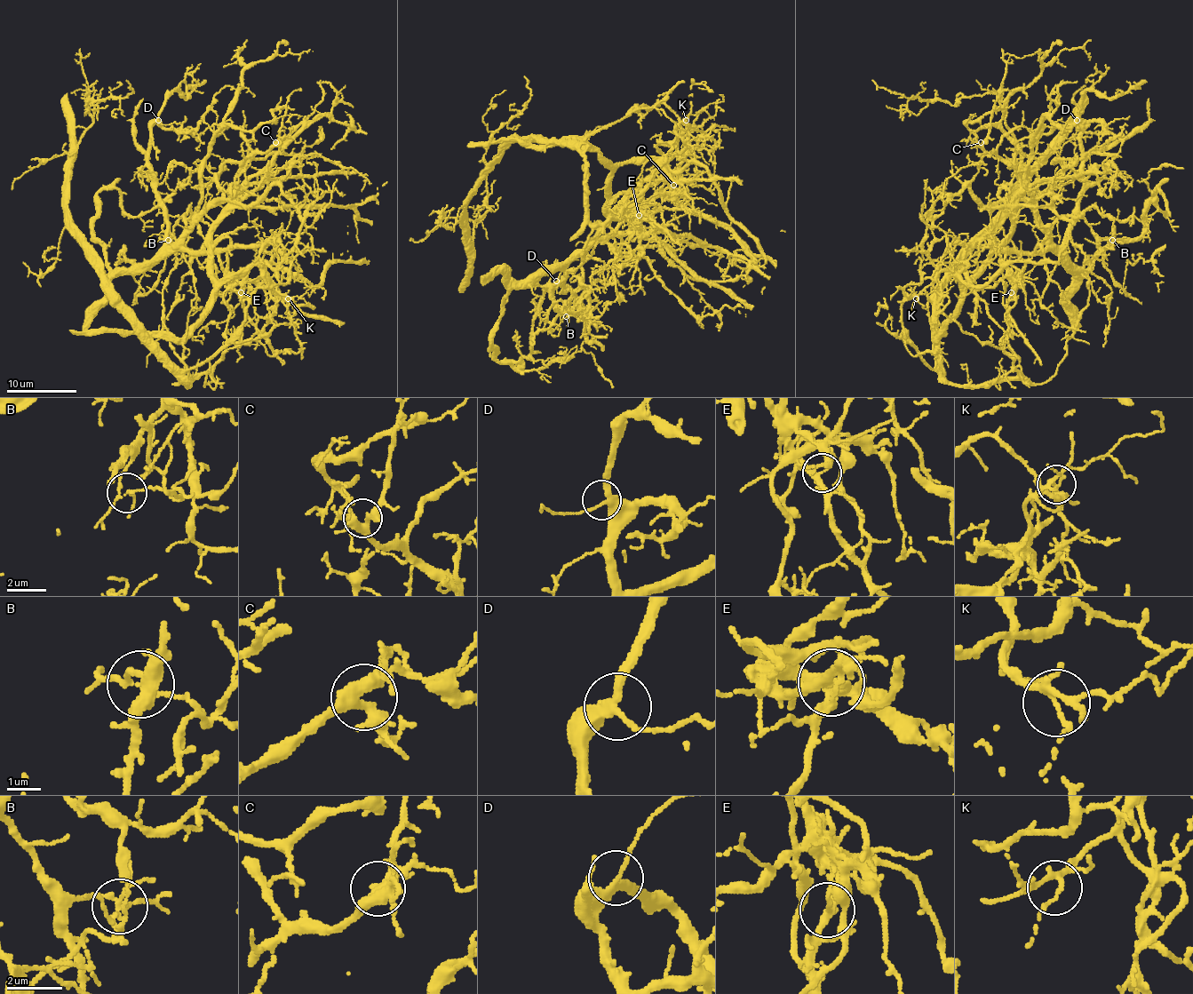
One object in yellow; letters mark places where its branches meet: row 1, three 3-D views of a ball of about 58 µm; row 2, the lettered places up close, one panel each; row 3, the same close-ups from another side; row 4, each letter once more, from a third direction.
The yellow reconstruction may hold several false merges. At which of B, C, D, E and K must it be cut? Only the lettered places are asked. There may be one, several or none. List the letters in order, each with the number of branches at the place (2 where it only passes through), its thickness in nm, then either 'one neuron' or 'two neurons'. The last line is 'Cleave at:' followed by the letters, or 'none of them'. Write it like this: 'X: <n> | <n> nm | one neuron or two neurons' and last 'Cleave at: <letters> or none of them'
B: 4 | 120 nm | two neurons
C: 3 | 340 nm | one neuron
D: 3 | 240 nm | one neuron
E: 3 | 220 nm | two neurons
K: 3 | 120 nm | one neuron
Cleave at: B, E

